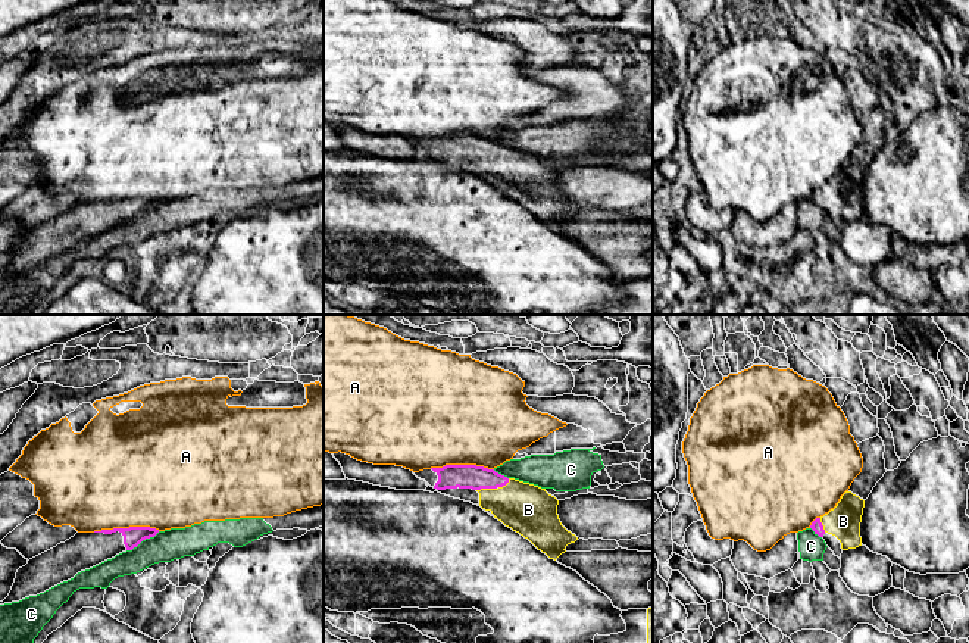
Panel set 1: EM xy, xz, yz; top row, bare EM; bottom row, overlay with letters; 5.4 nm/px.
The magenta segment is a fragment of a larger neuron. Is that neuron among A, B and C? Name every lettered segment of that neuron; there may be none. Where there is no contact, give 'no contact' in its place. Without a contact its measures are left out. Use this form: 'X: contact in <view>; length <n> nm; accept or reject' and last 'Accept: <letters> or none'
A: contact in xy; length 360 nm; reject
B: contact in xz; length 110 nm; accept
C: contact in xy; length 220 nm; reject
Accept: B

